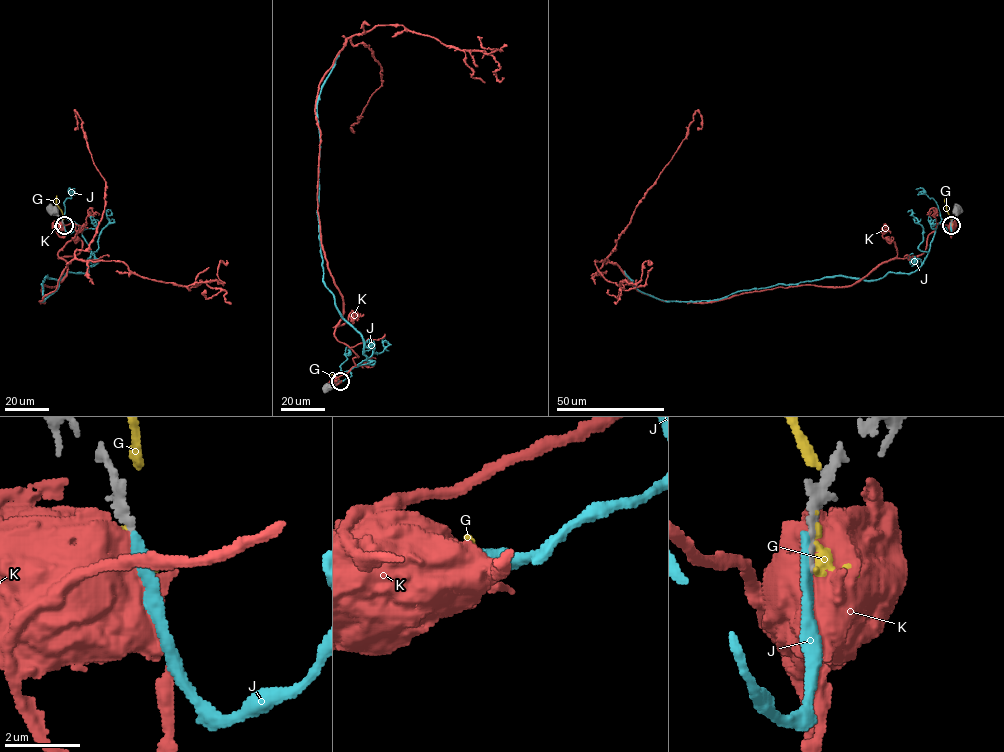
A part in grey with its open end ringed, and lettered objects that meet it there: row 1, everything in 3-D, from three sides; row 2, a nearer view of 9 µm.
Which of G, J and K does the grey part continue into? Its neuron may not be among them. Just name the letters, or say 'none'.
none

